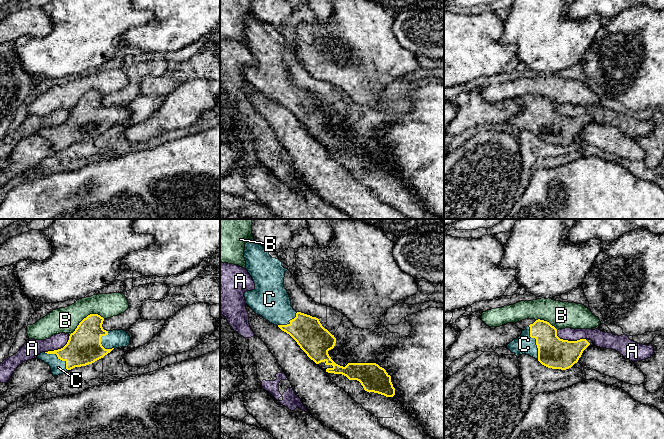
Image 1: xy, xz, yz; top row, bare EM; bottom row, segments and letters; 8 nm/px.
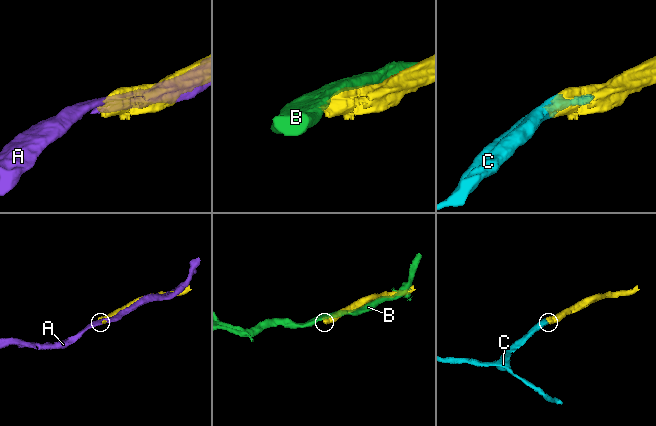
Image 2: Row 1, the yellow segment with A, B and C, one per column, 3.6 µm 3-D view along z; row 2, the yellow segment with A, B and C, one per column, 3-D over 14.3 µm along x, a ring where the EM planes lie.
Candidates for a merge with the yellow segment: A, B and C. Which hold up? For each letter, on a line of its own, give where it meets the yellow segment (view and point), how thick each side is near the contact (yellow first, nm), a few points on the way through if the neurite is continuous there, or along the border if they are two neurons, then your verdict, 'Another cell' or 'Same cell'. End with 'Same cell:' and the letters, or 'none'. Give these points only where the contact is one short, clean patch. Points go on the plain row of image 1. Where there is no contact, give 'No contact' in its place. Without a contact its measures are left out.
A: Touches yellow at yz (569, 117). Thickness 260 nm (yellow) against 130 nm. Another cell
B: Touches yellow at xy (86, 93). Thickness 280 nm (yellow) against 200 nm. Another cell
C: Touches yellow at yz (536, 117). Thickness 260 nm (yellow) against 160 nm. Same cell
Same cell: C

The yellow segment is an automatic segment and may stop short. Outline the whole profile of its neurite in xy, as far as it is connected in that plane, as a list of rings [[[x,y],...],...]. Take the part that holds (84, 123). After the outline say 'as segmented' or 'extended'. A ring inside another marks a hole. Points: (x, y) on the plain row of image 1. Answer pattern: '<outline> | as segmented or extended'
[[[98,90],[88,91],[79,99],[75,107],[70,110],[69,116],[63,124],[42,128],[37,134],[50,142],[53,152],[58,152],[75,143],[92,140],[110,129],[113,125],[128,123],[131,115],[127,107],[106,107],[102,103],[103,97],[104,94]]] | extended

